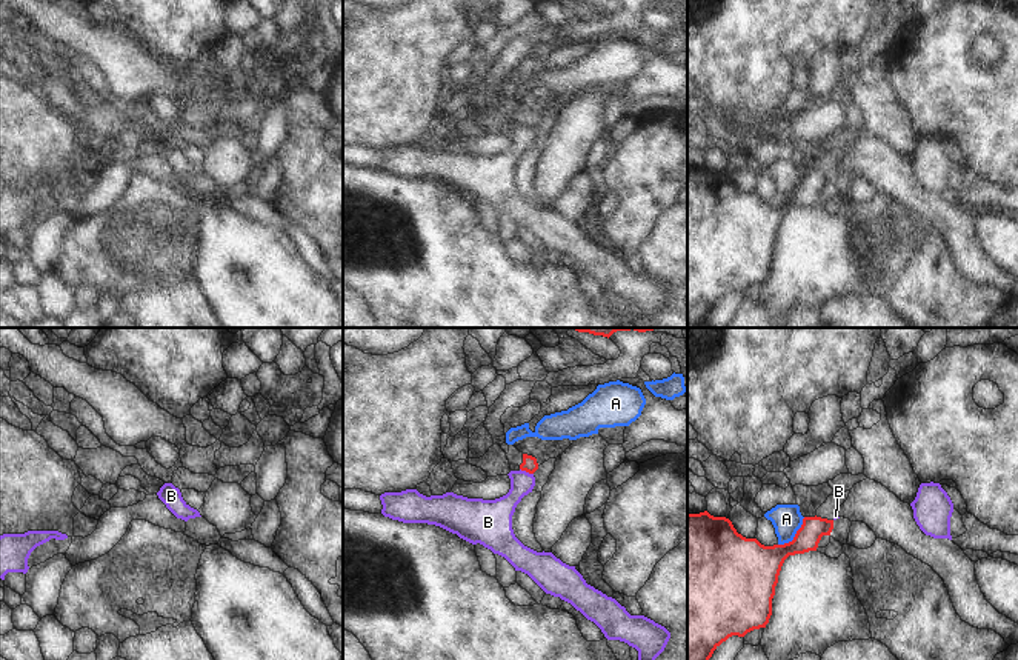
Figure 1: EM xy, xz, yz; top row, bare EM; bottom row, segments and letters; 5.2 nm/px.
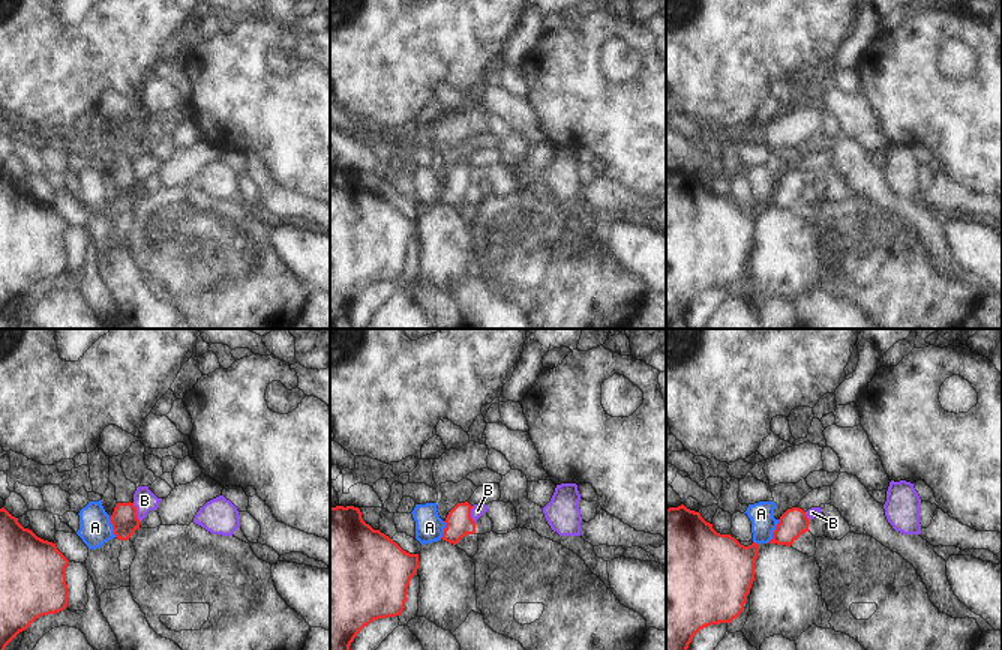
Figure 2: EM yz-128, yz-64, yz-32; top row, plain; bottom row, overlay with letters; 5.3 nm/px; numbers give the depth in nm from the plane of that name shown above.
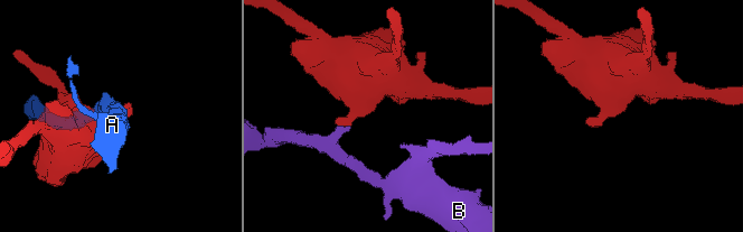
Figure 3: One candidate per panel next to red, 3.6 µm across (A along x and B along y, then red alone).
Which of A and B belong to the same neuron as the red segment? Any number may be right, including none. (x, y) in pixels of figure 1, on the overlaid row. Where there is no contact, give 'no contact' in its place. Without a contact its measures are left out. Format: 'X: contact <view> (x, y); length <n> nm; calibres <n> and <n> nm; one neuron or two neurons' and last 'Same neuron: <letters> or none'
A: contact yz (795, 536); length 200 nm; calibres 220 and 160 nm; two neurons
B: contact xz (526, 471); length 80 nm; calibres 80 and 140 nm; two neurons
Same neuron: none

